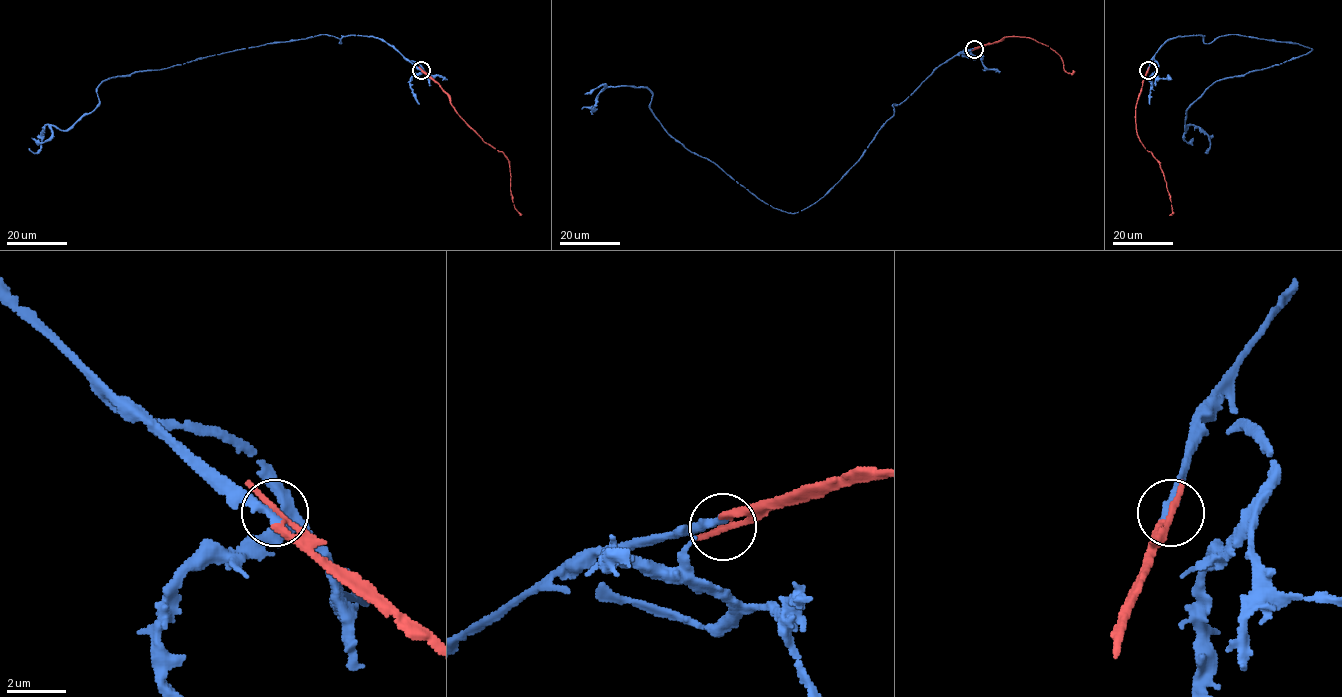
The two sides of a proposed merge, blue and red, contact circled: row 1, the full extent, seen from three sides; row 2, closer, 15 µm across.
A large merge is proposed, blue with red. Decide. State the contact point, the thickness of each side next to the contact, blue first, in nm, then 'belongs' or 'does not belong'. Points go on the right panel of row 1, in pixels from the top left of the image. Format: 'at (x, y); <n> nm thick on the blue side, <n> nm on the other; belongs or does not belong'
at (1148, 70); 320 nm thick on the blue side, 200 nm on the other; belongs

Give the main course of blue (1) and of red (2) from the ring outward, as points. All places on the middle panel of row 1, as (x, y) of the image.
1: (974, 48), (893, 104), (862, 156), (795, 213), (669, 134), (647, 88), (604, 88), (593, 111), (581, 109)
2: (974, 49), (1004, 37), (1031, 38), (1054, 50), (1061, 58), (1065, 71), (1075, 72)

